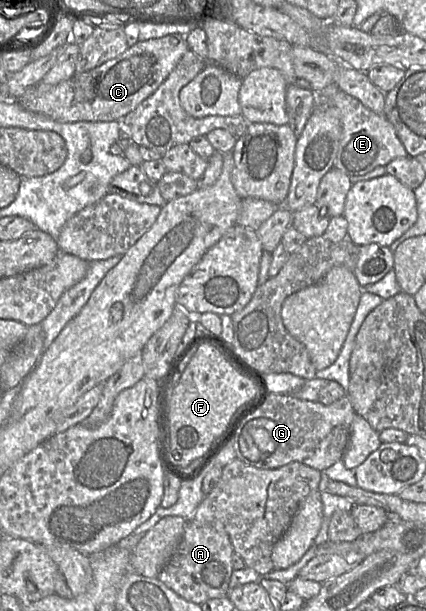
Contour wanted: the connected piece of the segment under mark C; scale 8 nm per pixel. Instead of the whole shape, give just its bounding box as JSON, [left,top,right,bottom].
[16,34,188,122]

